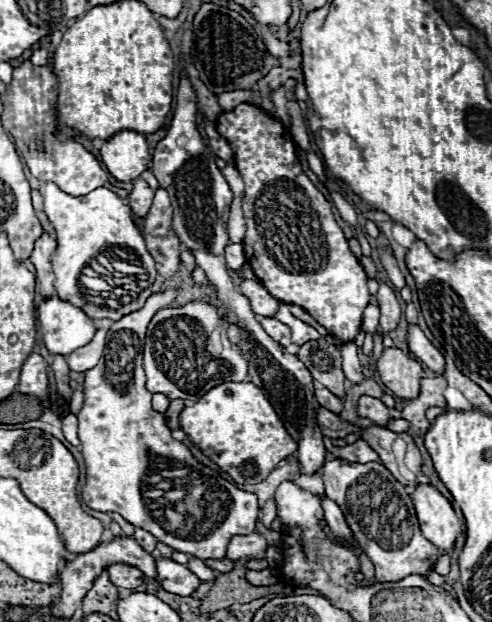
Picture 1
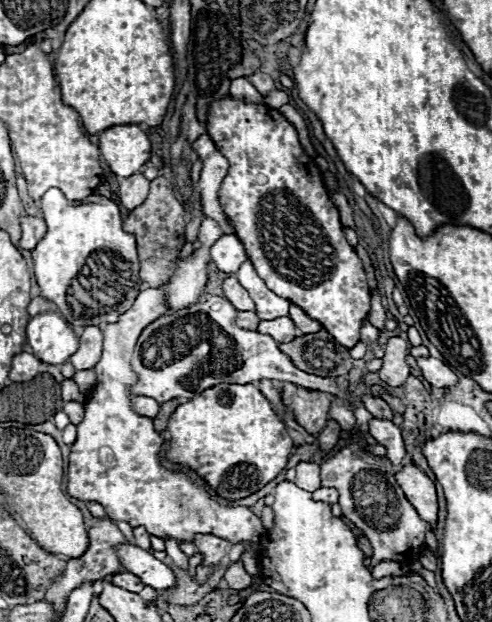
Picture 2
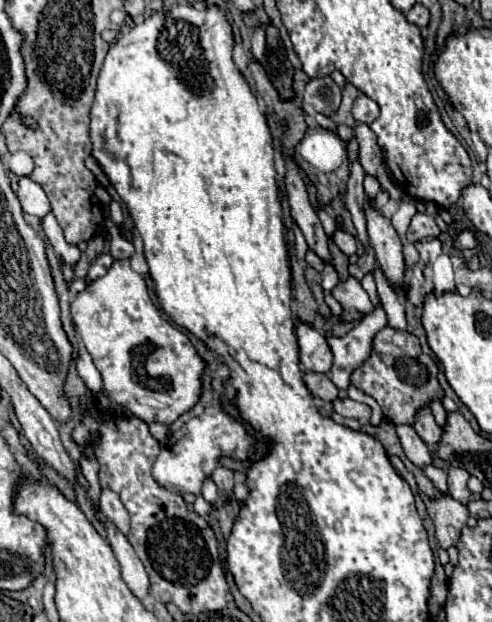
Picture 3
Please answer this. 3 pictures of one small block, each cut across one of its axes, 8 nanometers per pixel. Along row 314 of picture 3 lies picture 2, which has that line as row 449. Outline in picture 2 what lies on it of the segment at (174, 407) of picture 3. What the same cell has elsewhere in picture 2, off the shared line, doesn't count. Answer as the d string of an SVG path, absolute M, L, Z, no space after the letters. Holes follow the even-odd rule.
M142 290L134 302L134 306L120 316L118 322L108 324L104 330L104 356L94 366L96 370L96 386L88 394L86 400L86 414L84 420L78 424L78 438L72 446L70 464L68 464L68 494L82 502L98 502L106 508L106 514L112 520L126 520L130 526L144 526L150 534L158 538L174 538L178 542L194 542L196 534L216 534L230 542L244 542L244 540L260 540L266 534L266 528L262 526L262 520L250 512L246 506L228 506L220 504L216 494L210 490L206 482L200 482L200 486L182 470L168 470L160 460L160 450L164 446L164 438L160 432L154 430L152 418L140 416L132 408L132 384L138 382L138 374L132 370L132 352L136 346L138 336L142 334L142 328L150 324L150 320L156 320L158 316L164 316L168 312L168 296L162 290Z

